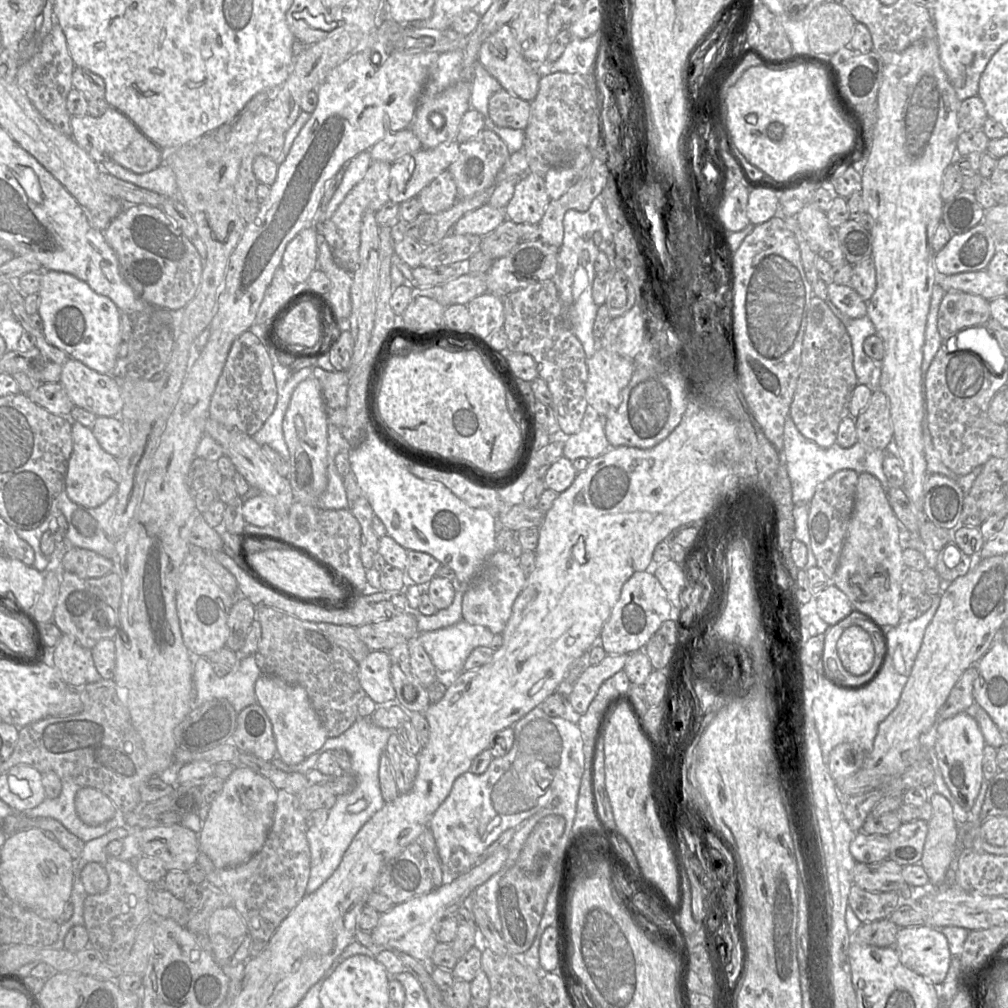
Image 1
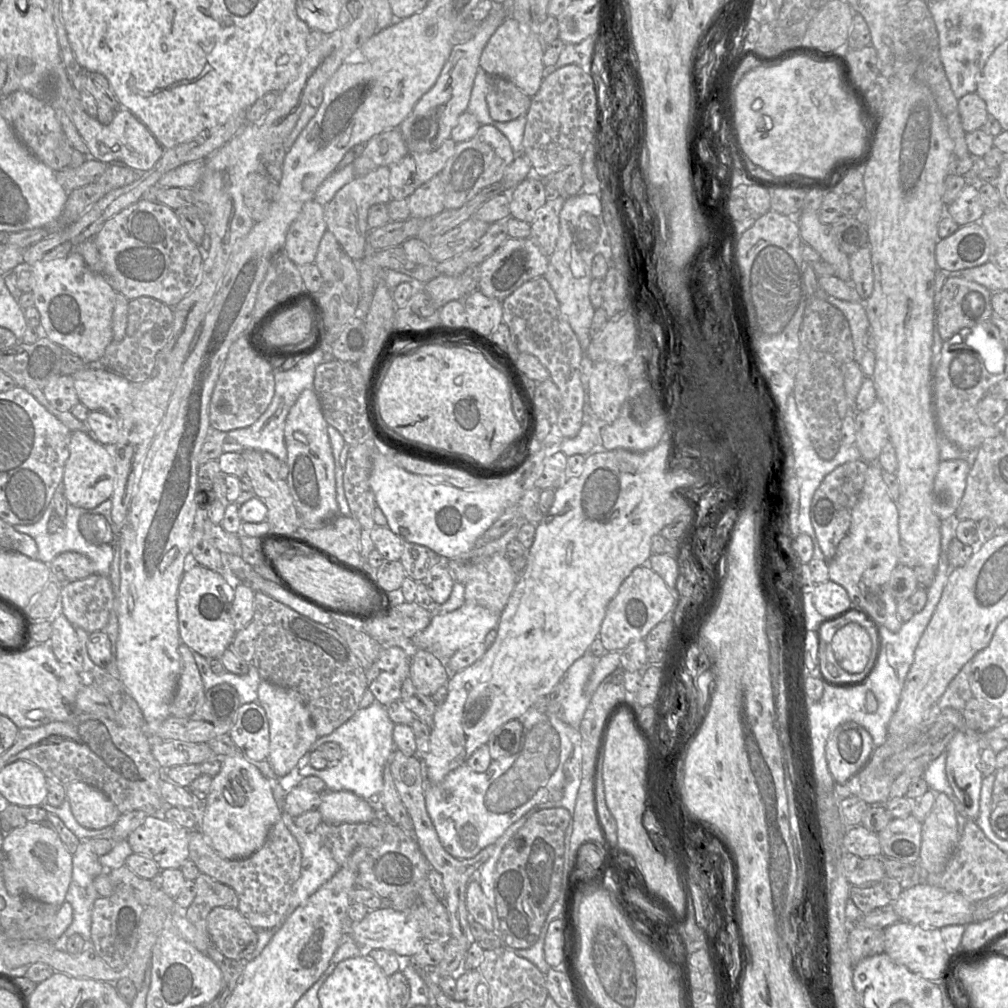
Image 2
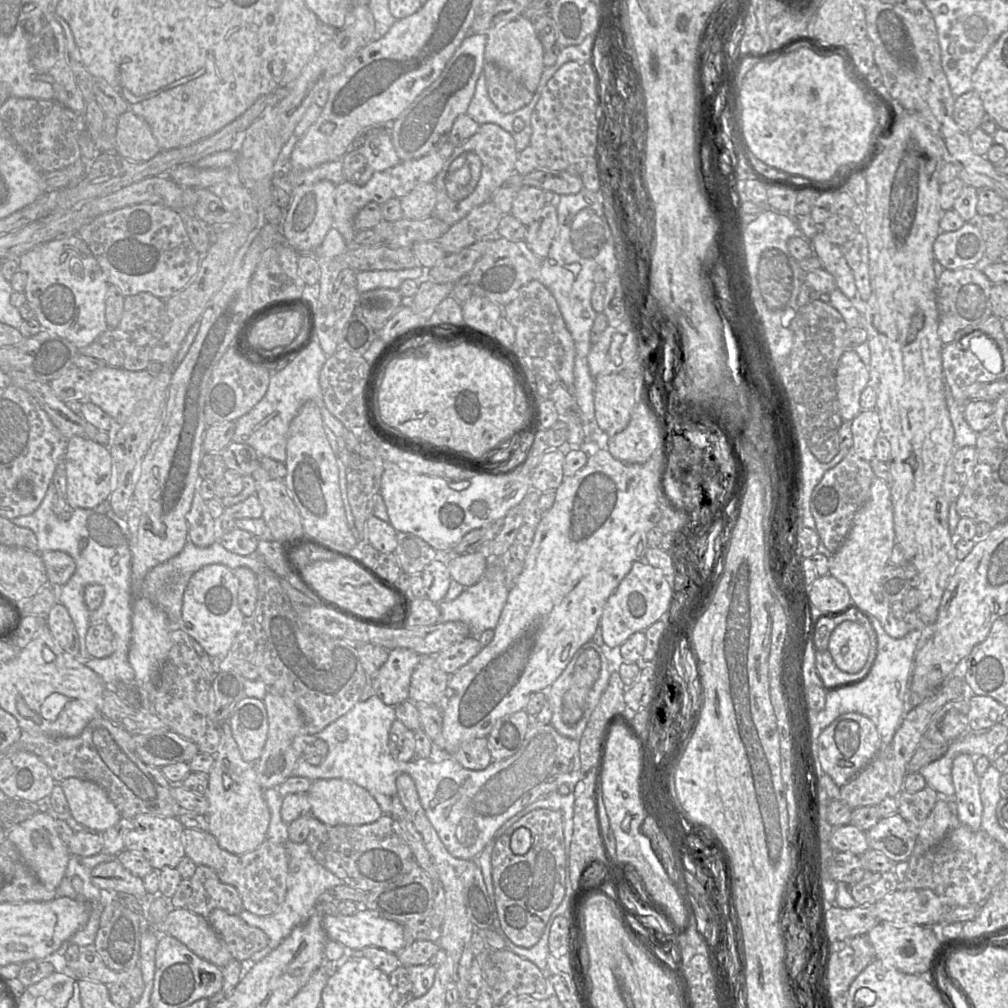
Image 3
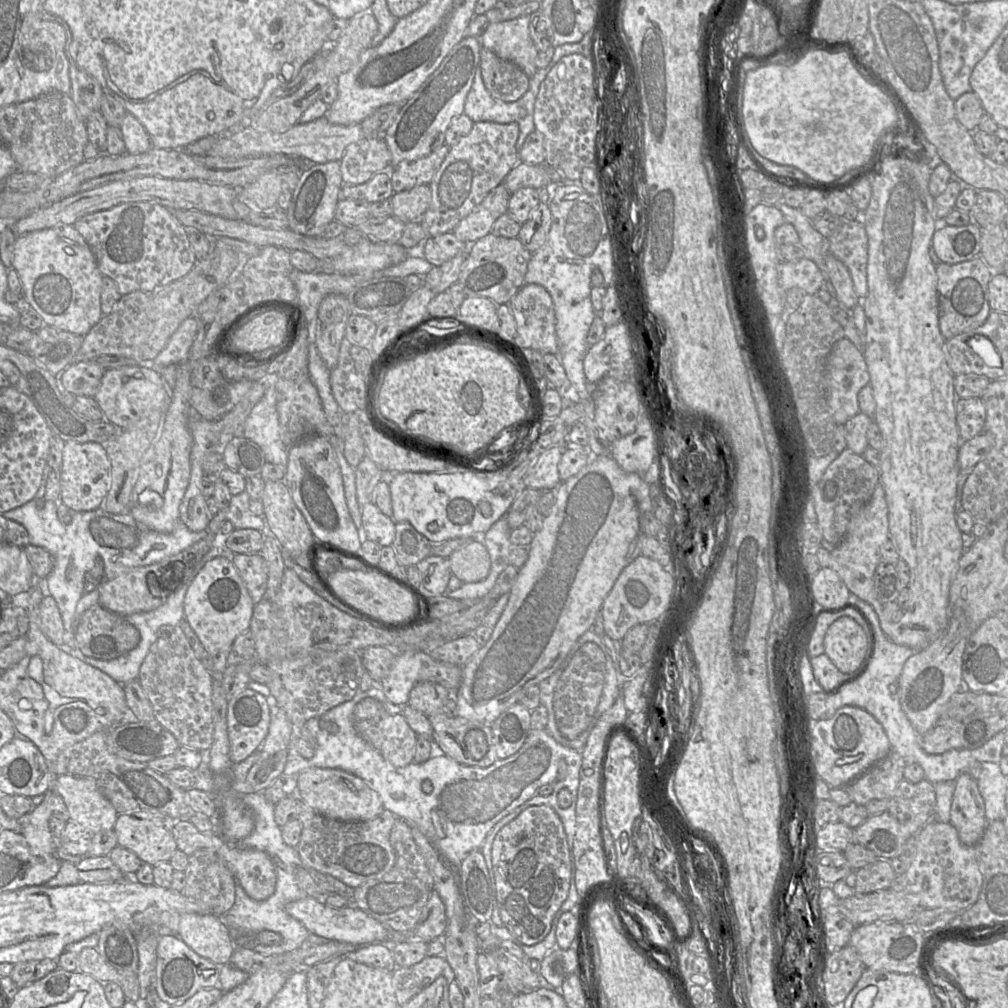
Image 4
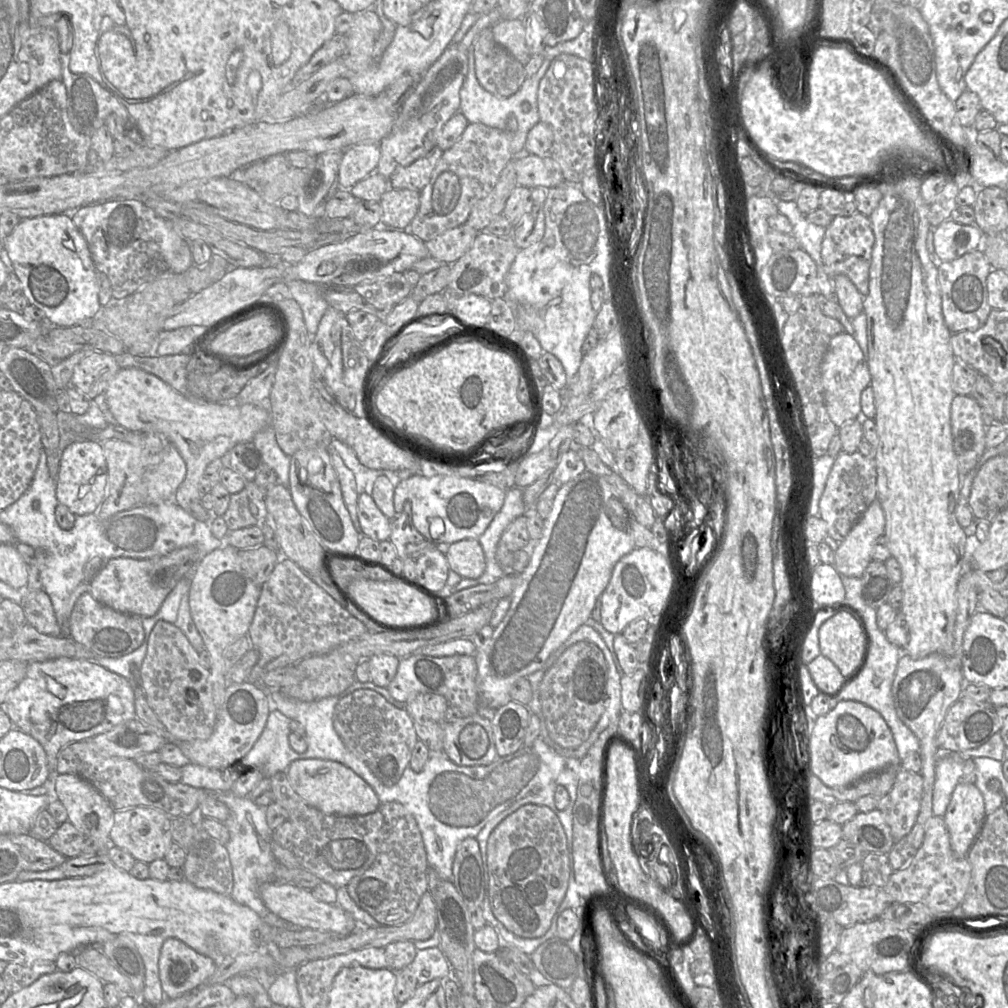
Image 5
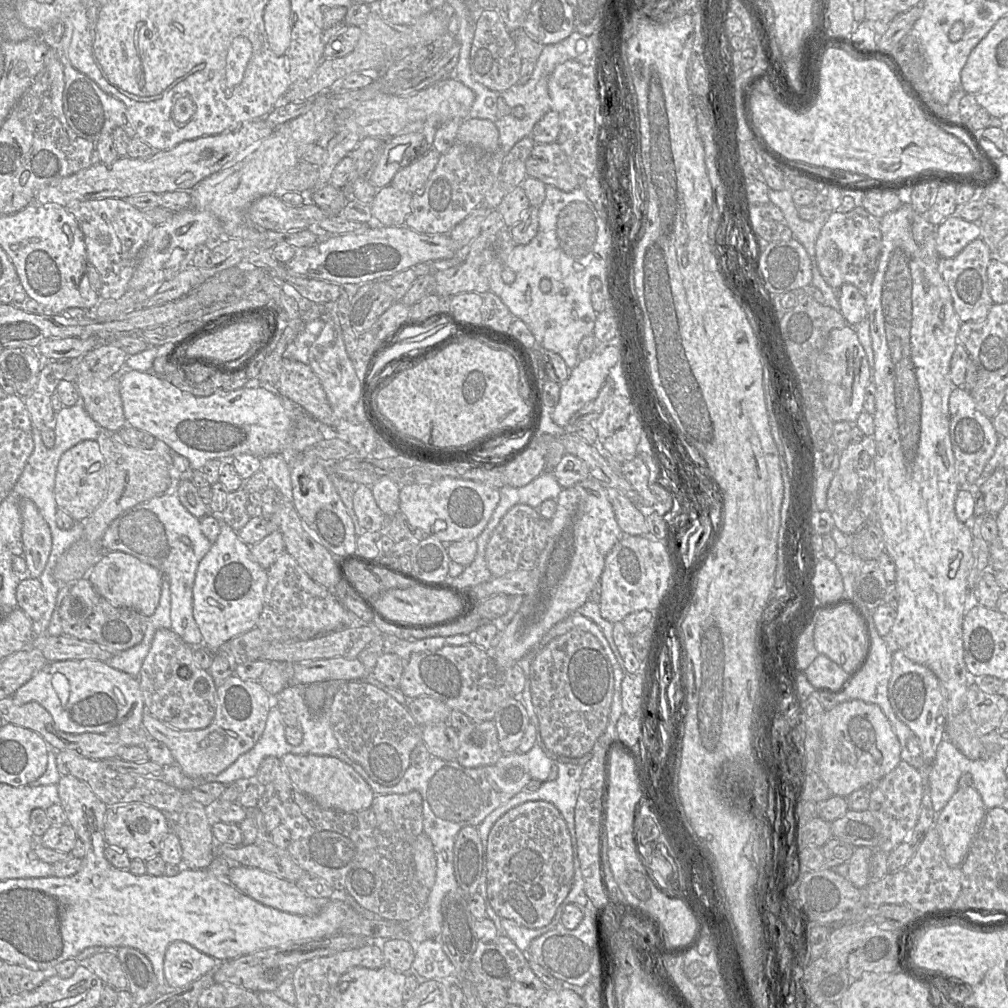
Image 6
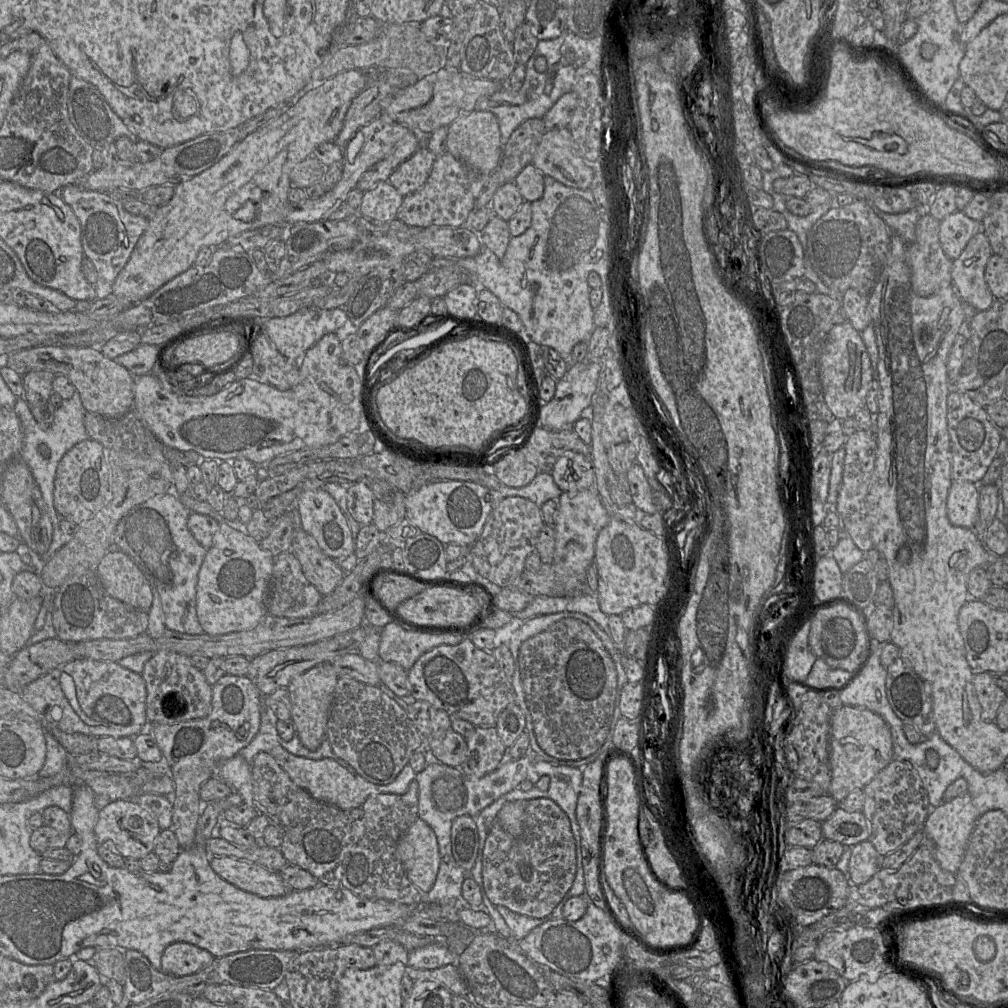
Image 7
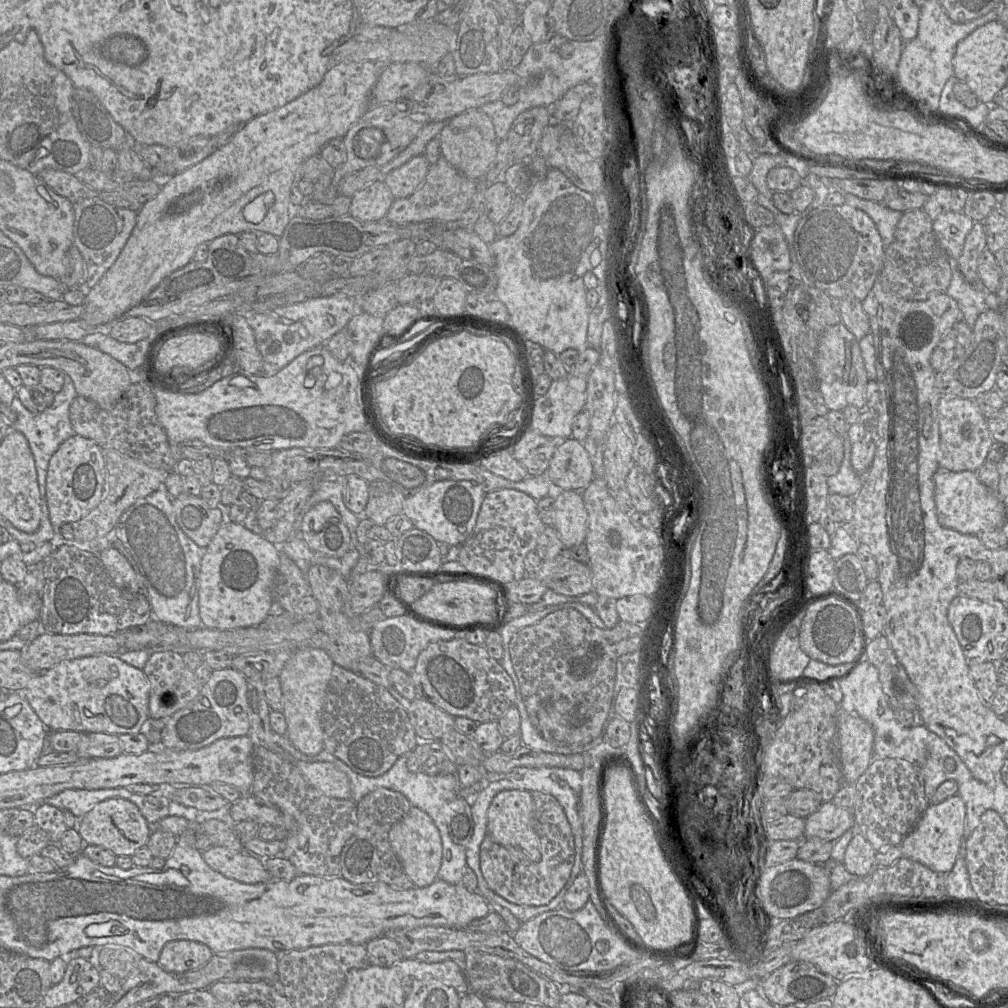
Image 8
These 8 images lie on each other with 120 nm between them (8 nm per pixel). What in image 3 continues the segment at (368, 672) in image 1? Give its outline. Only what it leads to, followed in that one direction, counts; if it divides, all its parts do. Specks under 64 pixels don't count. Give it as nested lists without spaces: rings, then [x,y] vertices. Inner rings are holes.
[[[411,649],[390,650],[387,661],[370,676],[374,695],[392,707],[409,700],[411,676],[421,657]]]

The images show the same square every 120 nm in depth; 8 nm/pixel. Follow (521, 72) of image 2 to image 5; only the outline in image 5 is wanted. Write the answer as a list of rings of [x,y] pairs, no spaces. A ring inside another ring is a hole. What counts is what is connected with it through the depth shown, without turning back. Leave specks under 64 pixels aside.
[[[501,19],[492,27],[495,41],[505,47],[522,65],[531,54],[526,45],[525,28],[521,19]]]

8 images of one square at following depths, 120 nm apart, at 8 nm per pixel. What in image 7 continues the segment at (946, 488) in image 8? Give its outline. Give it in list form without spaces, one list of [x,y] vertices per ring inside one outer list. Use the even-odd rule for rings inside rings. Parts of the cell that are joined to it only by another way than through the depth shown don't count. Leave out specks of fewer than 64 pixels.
[[[953,480],[947,497],[947,515],[954,526],[973,529],[979,516],[979,484]]]

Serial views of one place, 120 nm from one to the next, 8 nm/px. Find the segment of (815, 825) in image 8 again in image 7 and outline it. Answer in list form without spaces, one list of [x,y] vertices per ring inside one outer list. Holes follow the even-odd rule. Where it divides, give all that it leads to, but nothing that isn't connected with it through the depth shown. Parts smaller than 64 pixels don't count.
[[[838,807],[822,822],[822,834],[824,839],[854,846],[869,839],[869,822],[862,811],[848,812]]]

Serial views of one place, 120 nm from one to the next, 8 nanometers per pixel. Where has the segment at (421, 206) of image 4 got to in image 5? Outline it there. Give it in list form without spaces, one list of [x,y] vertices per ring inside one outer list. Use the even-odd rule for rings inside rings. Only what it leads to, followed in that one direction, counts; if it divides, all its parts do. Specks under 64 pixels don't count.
[[[389,189],[379,201],[383,213],[381,226],[395,230],[409,230],[420,206],[420,192],[408,189]]]

